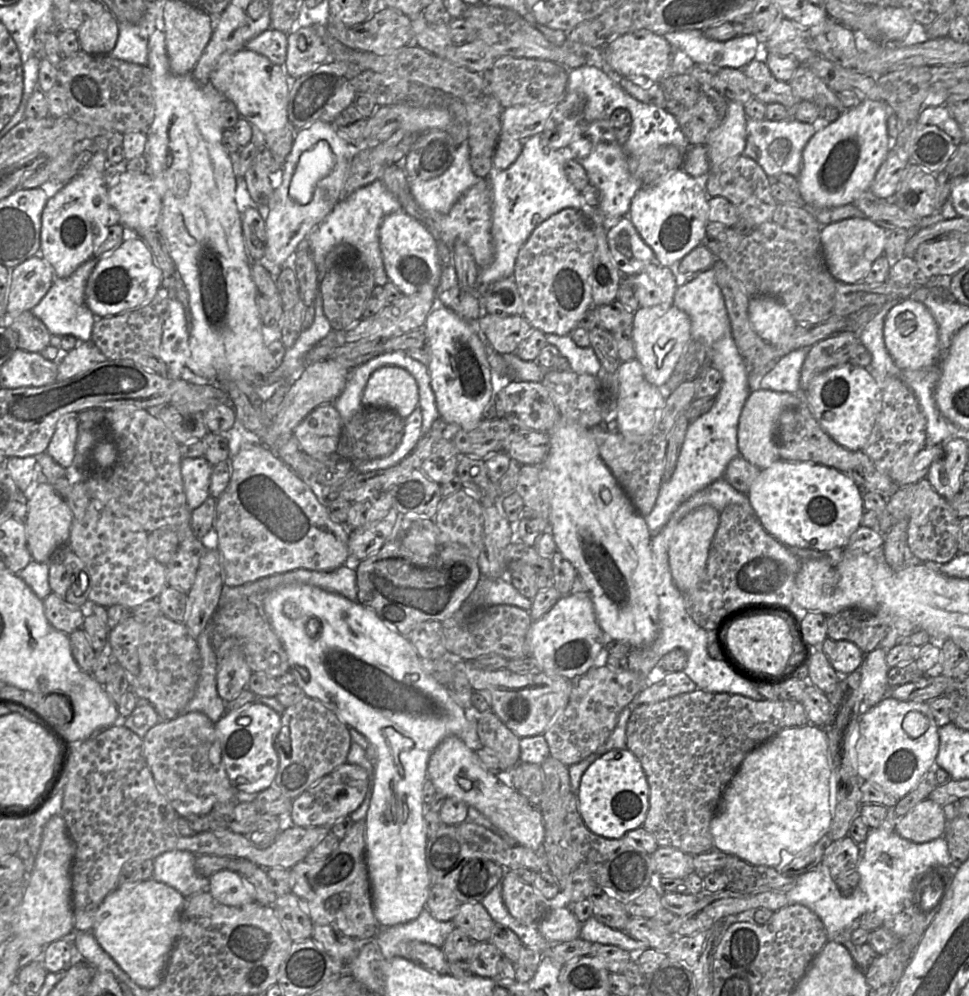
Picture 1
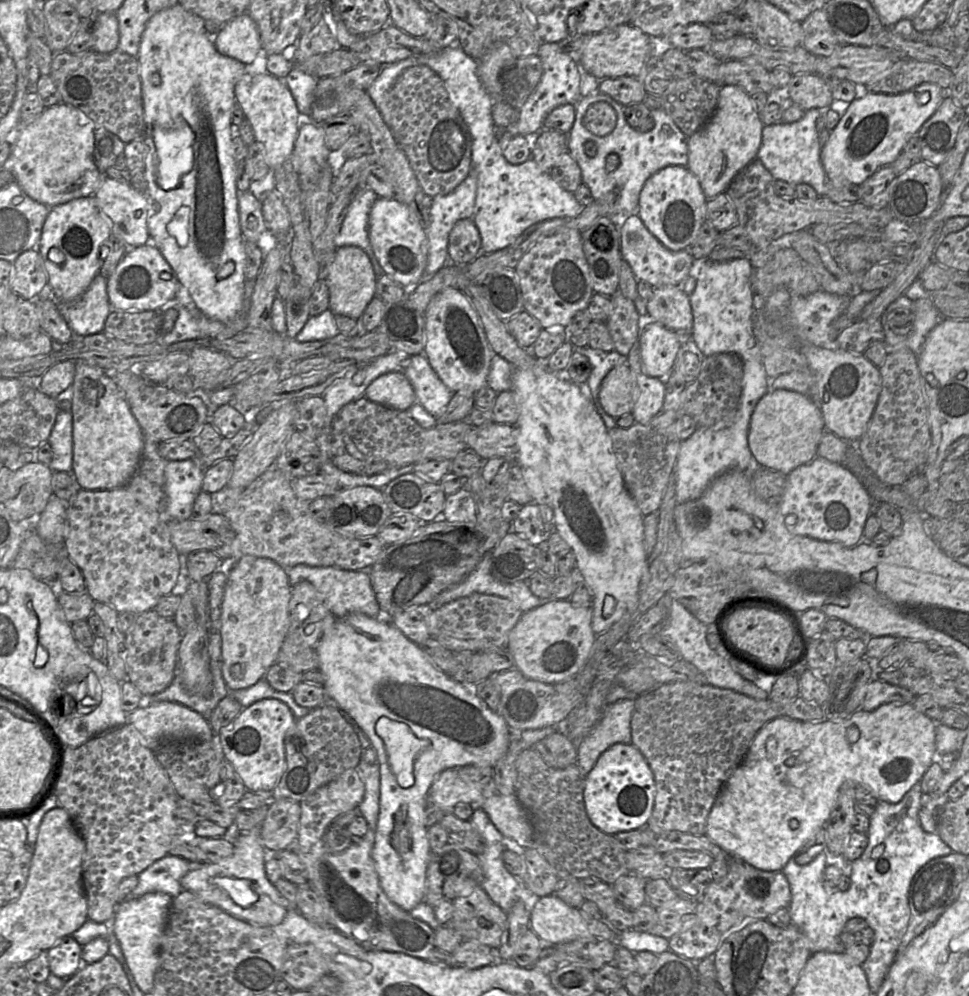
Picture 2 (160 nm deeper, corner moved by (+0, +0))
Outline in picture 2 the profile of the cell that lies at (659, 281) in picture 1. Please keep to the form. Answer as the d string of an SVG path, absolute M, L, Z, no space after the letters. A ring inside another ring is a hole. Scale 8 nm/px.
M682 285L654 287L653 296L646 302L646 307L652 320L677 332L681 337L691 336L692 308Z

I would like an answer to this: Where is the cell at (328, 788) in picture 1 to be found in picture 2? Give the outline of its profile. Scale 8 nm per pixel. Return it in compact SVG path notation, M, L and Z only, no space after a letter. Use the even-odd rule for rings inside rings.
M347 769L328 784L318 788L314 793L300 802L301 818L298 838L293 849L306 867L308 883L318 896L329 926L335 928L347 938L368 951L388 951L403 953L415 958L427 960L434 949L434 930L425 922L413 918L409 912L391 902L379 882L379 877L371 852L374 841L362 837L352 837L348 849L342 853L331 853L326 848L324 836L332 822L352 809L356 809L364 796L364 782L356 769Z

